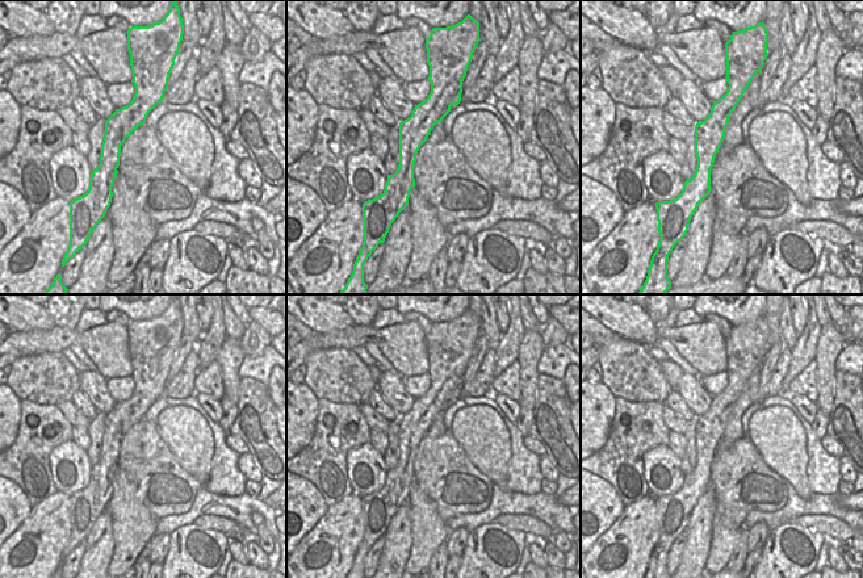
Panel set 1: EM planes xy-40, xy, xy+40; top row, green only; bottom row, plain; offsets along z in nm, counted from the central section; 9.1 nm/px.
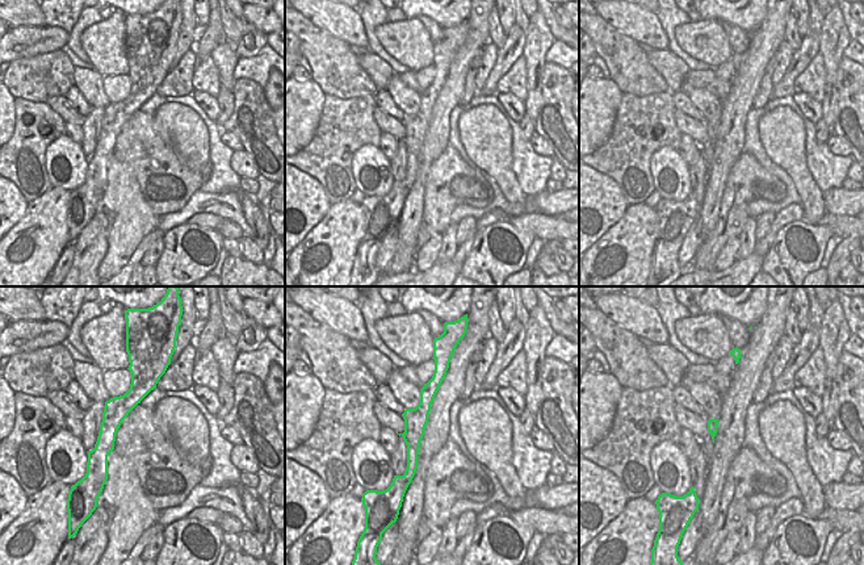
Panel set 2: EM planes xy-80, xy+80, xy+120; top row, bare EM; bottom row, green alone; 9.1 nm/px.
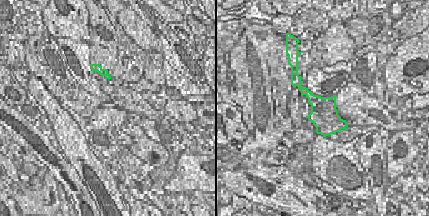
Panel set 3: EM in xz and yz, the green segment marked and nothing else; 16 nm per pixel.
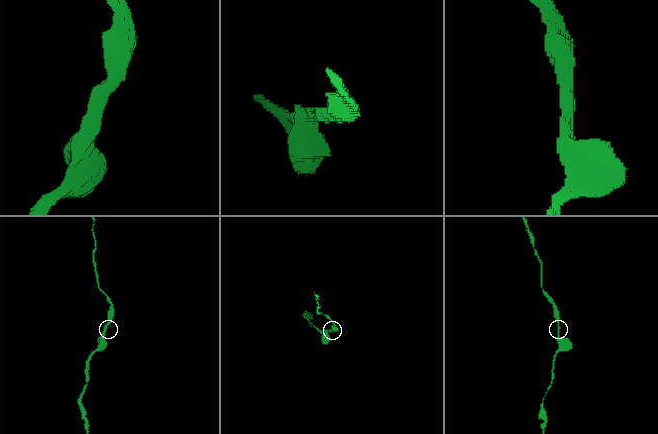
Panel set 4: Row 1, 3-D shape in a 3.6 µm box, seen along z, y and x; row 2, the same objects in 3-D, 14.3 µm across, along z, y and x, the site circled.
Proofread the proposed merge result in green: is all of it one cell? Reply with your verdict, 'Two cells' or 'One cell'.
One cell.

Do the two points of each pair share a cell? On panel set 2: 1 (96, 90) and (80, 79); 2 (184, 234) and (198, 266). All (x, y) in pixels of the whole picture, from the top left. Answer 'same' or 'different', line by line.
1: same
2: same

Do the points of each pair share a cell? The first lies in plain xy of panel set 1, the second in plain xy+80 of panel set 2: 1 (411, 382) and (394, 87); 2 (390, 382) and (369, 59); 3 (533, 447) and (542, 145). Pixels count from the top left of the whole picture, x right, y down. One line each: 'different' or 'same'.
1: different
2: different
3: same

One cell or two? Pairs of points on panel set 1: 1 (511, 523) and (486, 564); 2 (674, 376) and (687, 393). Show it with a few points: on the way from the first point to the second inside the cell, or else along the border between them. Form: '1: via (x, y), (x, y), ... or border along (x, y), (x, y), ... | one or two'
1: border along (493, 522), (523, 531), (527, 535) | two
2: border along (683, 372), (673, 389) | two

